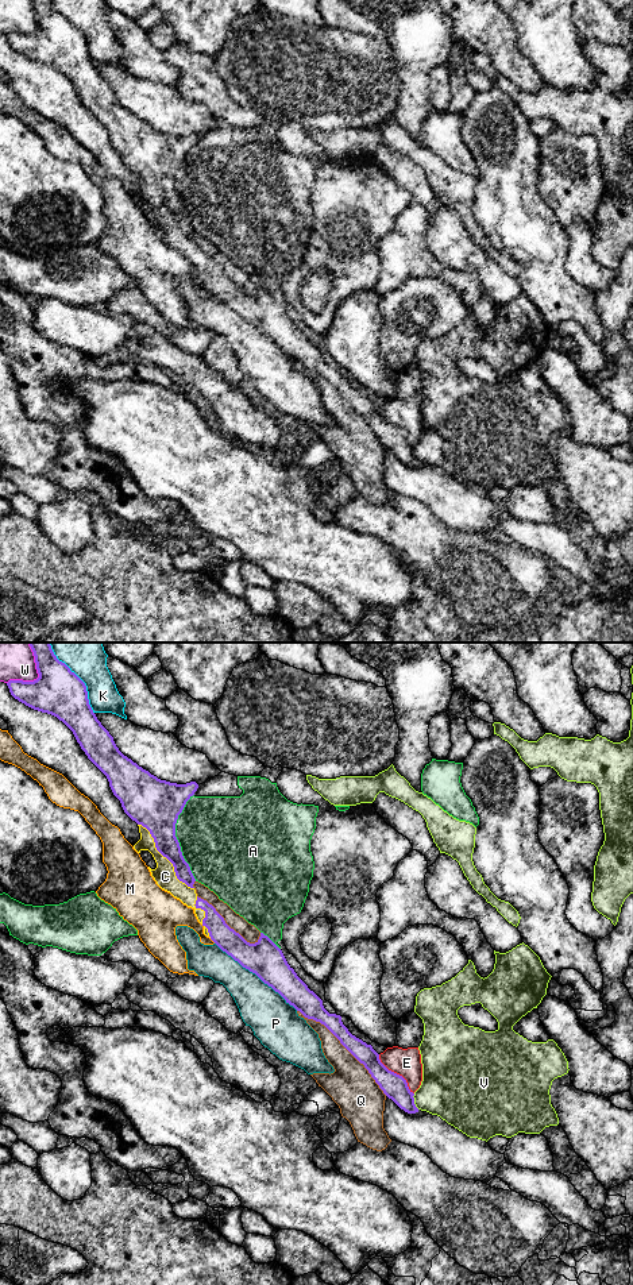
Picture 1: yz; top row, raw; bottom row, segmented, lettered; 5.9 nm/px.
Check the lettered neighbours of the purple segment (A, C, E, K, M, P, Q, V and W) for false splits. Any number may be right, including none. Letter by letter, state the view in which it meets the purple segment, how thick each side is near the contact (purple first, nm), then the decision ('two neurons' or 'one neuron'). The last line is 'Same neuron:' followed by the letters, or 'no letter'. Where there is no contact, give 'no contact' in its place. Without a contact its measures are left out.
A: contact in yz; calibres 300 and 460 nm; two neurons
C: contact in yz; calibres 220 and 130 nm; one neuron
E: contact in yz; calibres 150 and 170 nm; two neurons
K: contact in yz; calibres 280 and 280 nm; two neurons
M: contact in yz; calibres 160 and 140 nm; two neurons
P: contact in yz; calibres 220 and 260 nm; two neurons
Q: contact in yz; calibres 120 and 280 nm; two neurons
V: contact in yz; calibres 150 and 380 nm; two neurons
W: contact in yz; calibres 280 and 200 nm; two neurons
Same neuron: C

